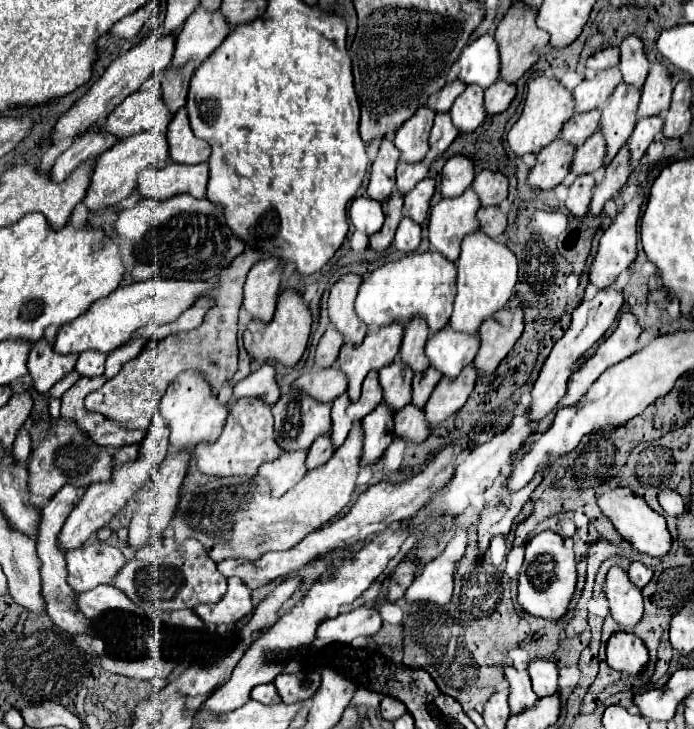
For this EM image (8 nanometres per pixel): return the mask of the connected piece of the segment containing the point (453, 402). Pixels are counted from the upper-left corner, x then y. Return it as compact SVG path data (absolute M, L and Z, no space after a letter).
M471 364L469 368L465 368L465 372L461 372L461 376L457 376L457 380L445 380L445 376L439 380L437 388L425 404L425 414L431 422L431 428L453 416L467 402L475 386L477 374L479 372Z

